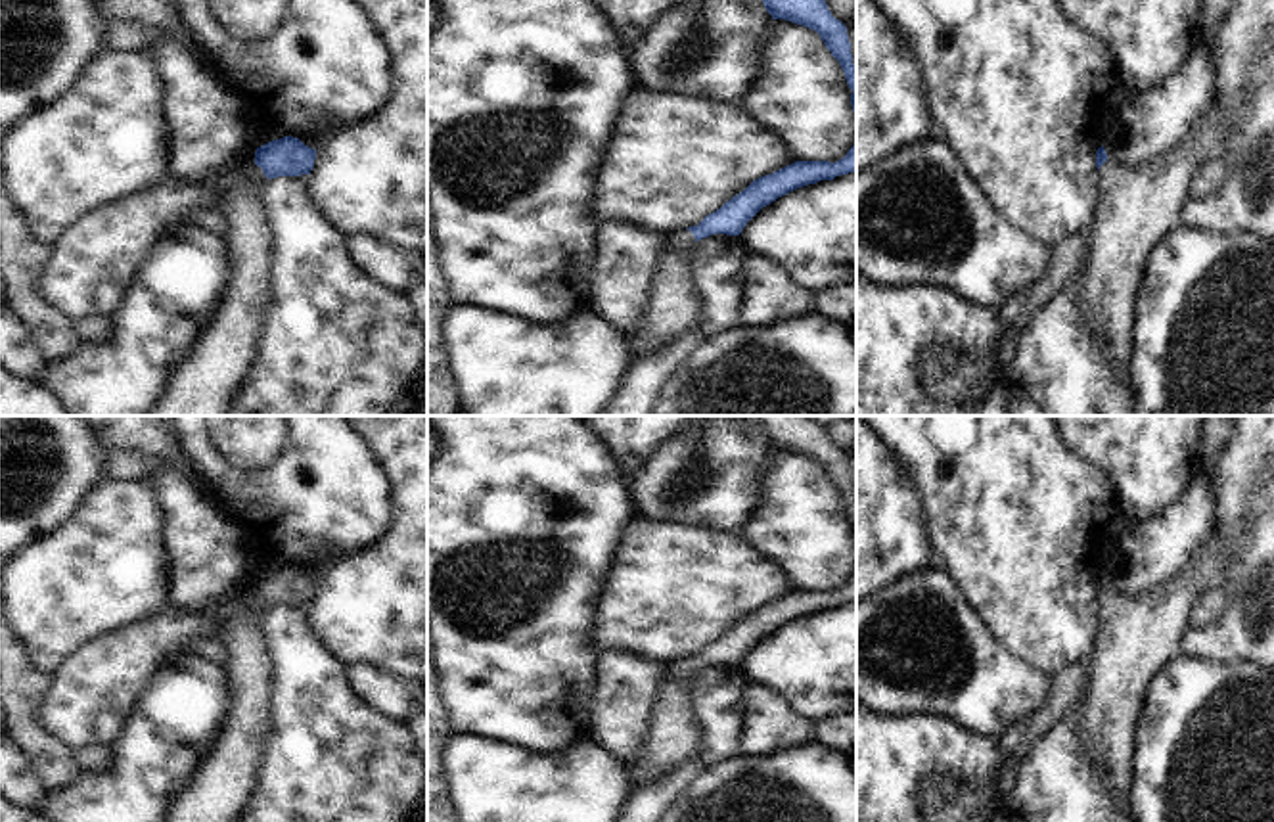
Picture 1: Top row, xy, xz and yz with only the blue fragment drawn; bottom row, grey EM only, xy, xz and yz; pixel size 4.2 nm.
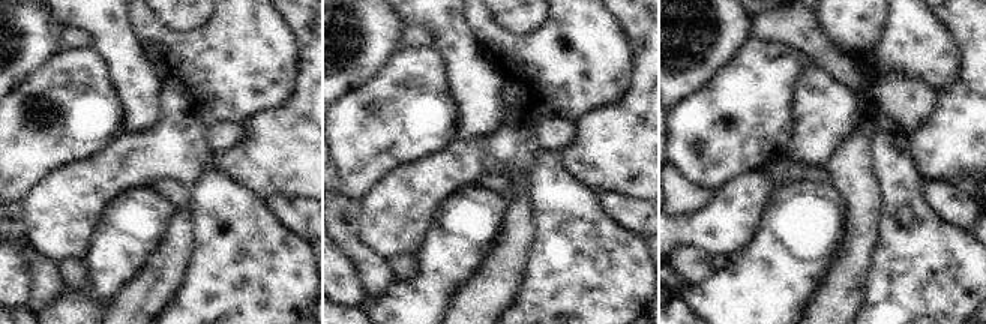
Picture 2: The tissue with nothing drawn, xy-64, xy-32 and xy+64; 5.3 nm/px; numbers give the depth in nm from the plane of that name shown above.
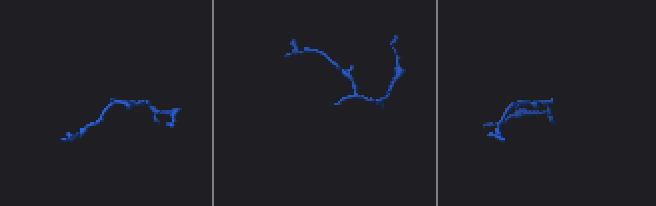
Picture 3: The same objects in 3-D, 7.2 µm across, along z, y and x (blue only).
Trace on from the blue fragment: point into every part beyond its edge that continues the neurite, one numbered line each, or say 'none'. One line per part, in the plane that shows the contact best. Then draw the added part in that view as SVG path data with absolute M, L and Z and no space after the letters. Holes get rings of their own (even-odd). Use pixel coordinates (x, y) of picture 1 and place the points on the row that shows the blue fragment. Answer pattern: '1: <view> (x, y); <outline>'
1: xy (205, 382); M253 165L216 205L228 224L230 285L149 416L228 416L234 395L249 376L272 293L272 241L262 186L264 172Z

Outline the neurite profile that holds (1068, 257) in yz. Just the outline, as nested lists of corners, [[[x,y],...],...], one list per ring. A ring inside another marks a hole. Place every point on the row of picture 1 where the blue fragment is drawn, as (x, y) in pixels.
[[[1077,234],[1052,249],[1046,274],[1029,287],[1023,314],[996,356],[1004,376],[1010,372],[1012,360],[1015,358],[1021,331],[1029,326],[1035,314],[1048,305],[1056,293],[1084,266],[1086,259],[1088,243],[1082,234]]]

